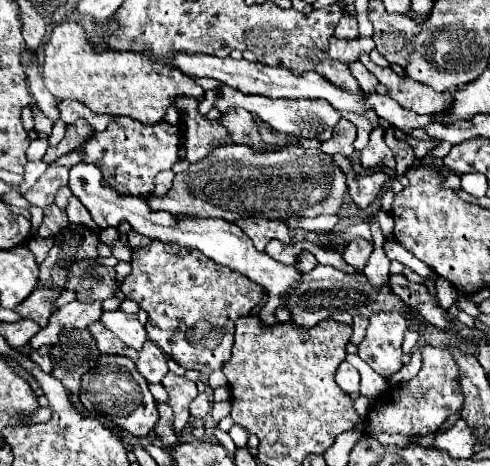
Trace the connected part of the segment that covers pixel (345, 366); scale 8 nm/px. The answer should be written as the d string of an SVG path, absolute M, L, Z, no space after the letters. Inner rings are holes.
M341 362L335 374L335 380L339 384L339 388L347 394L359 392L359 372L349 364L349 362Z

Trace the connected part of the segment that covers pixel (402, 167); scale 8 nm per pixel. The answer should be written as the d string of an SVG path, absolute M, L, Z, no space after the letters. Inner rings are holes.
M393 126L387 128L387 132L385 132L385 142L387 142L387 146L395 152L395 160L397 160L395 172L397 172L397 176L403 176L405 170L409 170L409 166L413 166L417 158L415 158L415 154L413 154L413 148L411 148L405 140L397 140L397 138L395 138L393 130L395 130Z

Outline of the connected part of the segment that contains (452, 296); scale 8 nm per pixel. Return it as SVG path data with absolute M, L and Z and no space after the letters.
M441 277L435 282L435 290L439 305L445 310L448 310L459 297L459 292L451 286L451 283Z

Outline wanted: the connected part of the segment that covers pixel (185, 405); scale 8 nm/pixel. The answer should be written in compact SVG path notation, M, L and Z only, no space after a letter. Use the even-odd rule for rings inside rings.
M169 372L163 378L161 384L165 386L165 390L171 396L169 398L169 406L173 408L173 414L175 414L175 430L181 432L189 424L189 418L191 418L189 404L199 394L197 386L195 386L195 382L187 380L185 376L177 376L173 372Z

